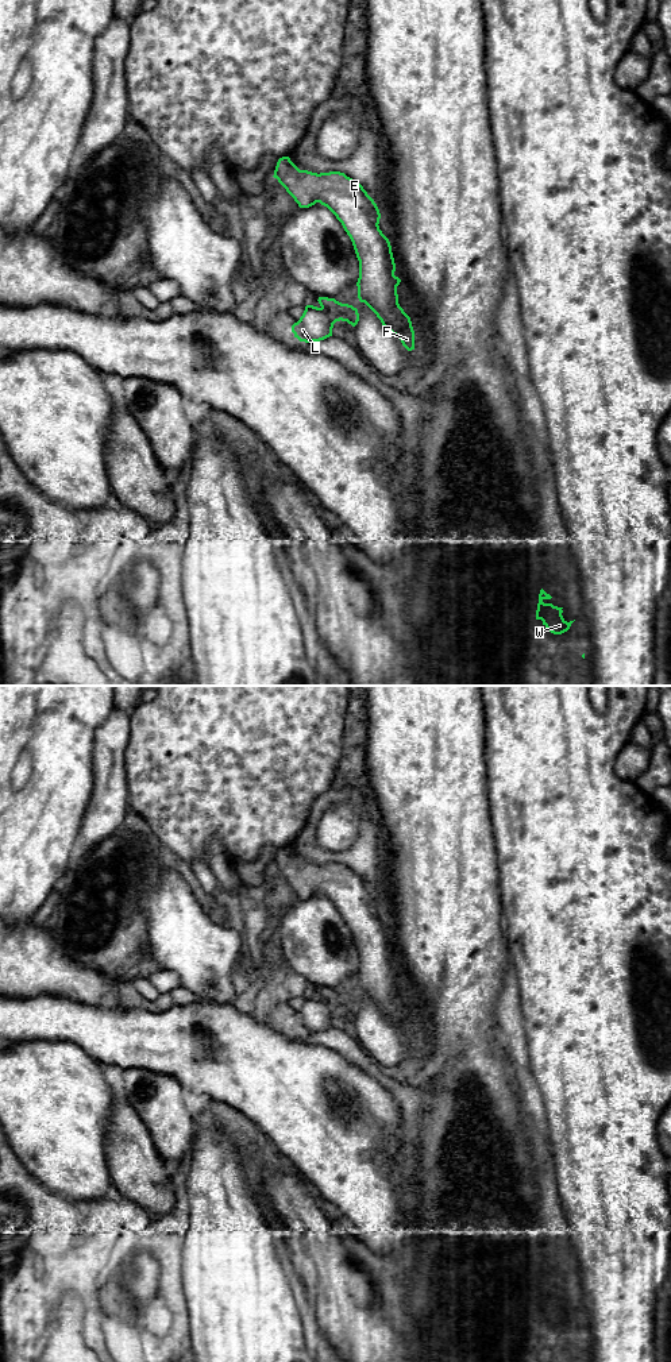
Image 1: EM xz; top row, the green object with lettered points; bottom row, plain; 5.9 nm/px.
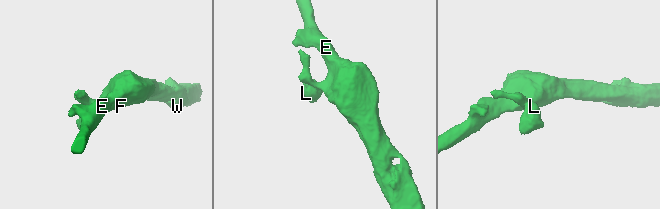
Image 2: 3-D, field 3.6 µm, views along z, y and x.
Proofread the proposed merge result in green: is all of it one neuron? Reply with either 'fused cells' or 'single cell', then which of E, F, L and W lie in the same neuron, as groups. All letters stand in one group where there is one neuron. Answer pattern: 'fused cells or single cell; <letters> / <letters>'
fused cells; E F W / L

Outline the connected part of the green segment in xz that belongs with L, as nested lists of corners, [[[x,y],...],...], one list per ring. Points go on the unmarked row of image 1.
[[[306,996],[300,1011],[292,1016],[292,1023],[300,1033],[320,1033],[332,1027],[332,1019],[336,1012],[327,1002]]]

